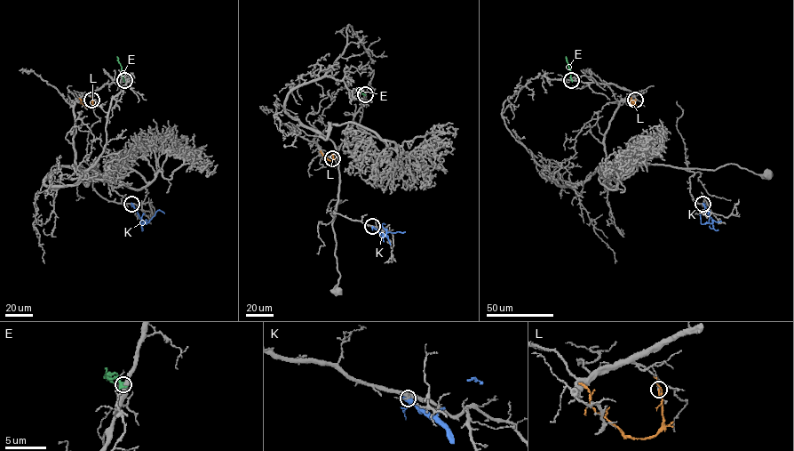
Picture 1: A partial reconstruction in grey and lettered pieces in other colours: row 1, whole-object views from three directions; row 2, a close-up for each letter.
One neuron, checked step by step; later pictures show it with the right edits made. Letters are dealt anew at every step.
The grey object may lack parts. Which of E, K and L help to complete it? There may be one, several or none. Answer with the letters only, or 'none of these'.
none of these

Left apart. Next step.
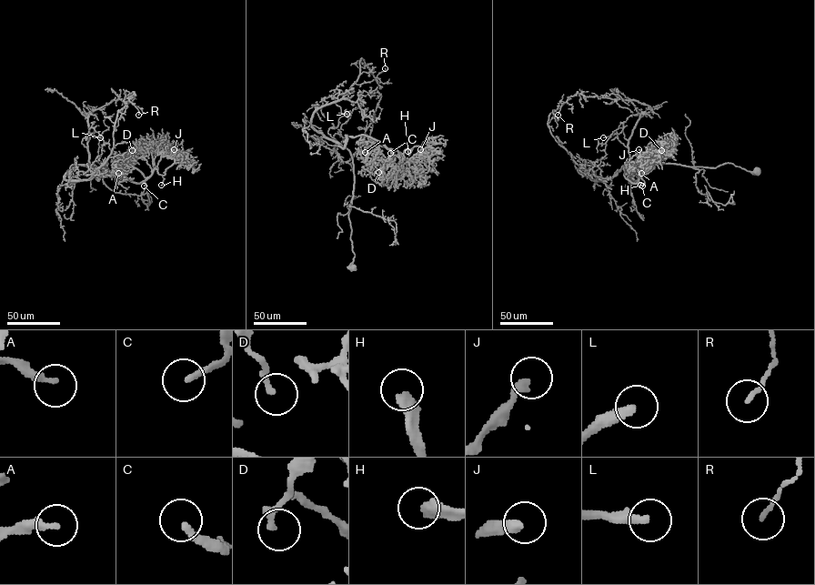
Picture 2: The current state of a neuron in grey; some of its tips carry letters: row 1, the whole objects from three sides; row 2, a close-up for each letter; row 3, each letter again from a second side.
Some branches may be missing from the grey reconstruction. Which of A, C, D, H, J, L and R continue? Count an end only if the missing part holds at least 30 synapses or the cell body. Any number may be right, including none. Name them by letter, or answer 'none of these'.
C, H, L

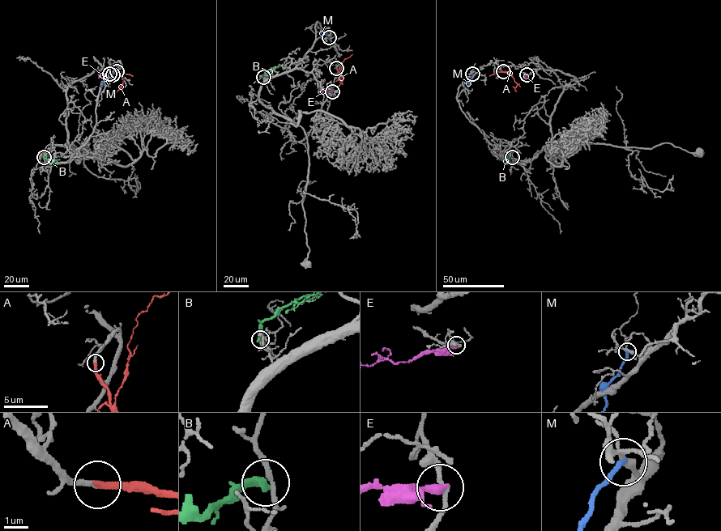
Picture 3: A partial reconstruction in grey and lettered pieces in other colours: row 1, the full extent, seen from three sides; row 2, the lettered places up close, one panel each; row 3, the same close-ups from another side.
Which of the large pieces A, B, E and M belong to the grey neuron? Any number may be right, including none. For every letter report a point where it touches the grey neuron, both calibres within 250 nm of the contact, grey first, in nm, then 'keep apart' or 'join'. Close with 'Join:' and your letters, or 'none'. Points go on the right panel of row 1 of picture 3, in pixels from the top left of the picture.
A: contact (503, 71); calibres 240 and 300 nm; join
B: contact (512, 157); calibres 170 and 440 nm; keep apart
E: contact (526, 74); calibres 180 and 320 nm; keep apart
M: contact (472, 74); calibres 240 and 240 nm; keep apart
Join: A

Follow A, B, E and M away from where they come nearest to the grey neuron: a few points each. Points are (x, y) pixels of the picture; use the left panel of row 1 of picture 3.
A: (117, 71), (133, 75)
B: (44, 157), (60, 159)
E: (113, 74), (100, 77), (99, 74)
M: (109, 74), (99, 87)

